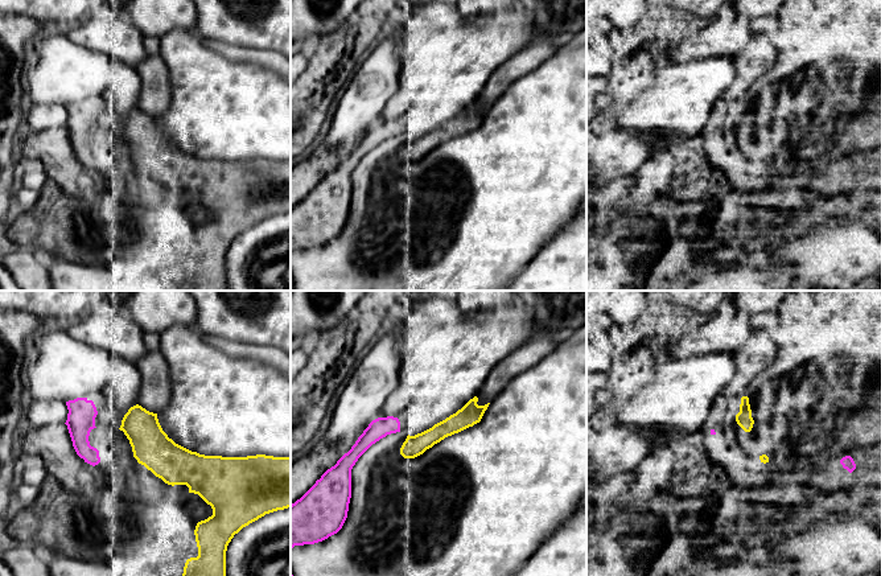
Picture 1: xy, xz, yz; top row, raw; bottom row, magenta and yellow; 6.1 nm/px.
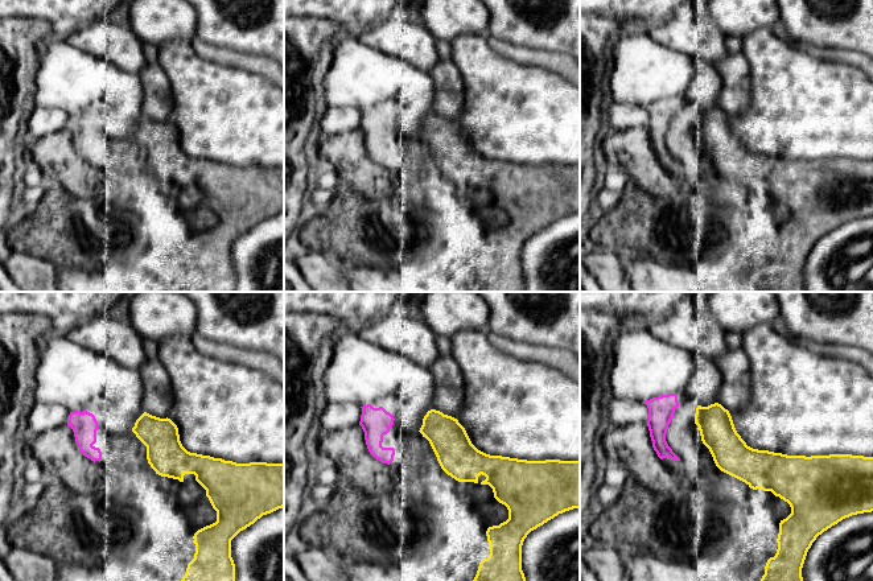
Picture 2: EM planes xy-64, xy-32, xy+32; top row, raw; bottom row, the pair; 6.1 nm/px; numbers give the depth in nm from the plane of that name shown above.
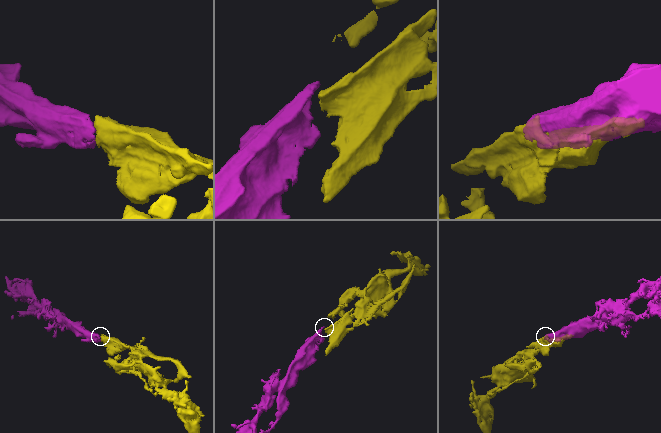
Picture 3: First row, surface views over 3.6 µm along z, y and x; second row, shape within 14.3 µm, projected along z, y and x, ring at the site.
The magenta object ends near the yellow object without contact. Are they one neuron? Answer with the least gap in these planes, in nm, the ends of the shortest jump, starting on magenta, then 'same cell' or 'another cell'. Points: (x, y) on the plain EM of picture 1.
gap 60 nm; span xz (399, 135), (407, 140); same cell

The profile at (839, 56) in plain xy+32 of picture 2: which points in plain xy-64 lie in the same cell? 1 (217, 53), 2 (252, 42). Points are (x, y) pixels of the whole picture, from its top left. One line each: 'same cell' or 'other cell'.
1: same cell
2: other cell

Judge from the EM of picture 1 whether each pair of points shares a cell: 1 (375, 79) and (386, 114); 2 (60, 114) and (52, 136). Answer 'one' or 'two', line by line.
1: two
2: two

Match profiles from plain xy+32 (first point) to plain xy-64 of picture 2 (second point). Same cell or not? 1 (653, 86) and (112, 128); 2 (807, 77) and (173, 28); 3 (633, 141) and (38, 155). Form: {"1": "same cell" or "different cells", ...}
{"1": "same cell", "2": "different cells", "3": "same cell"}

